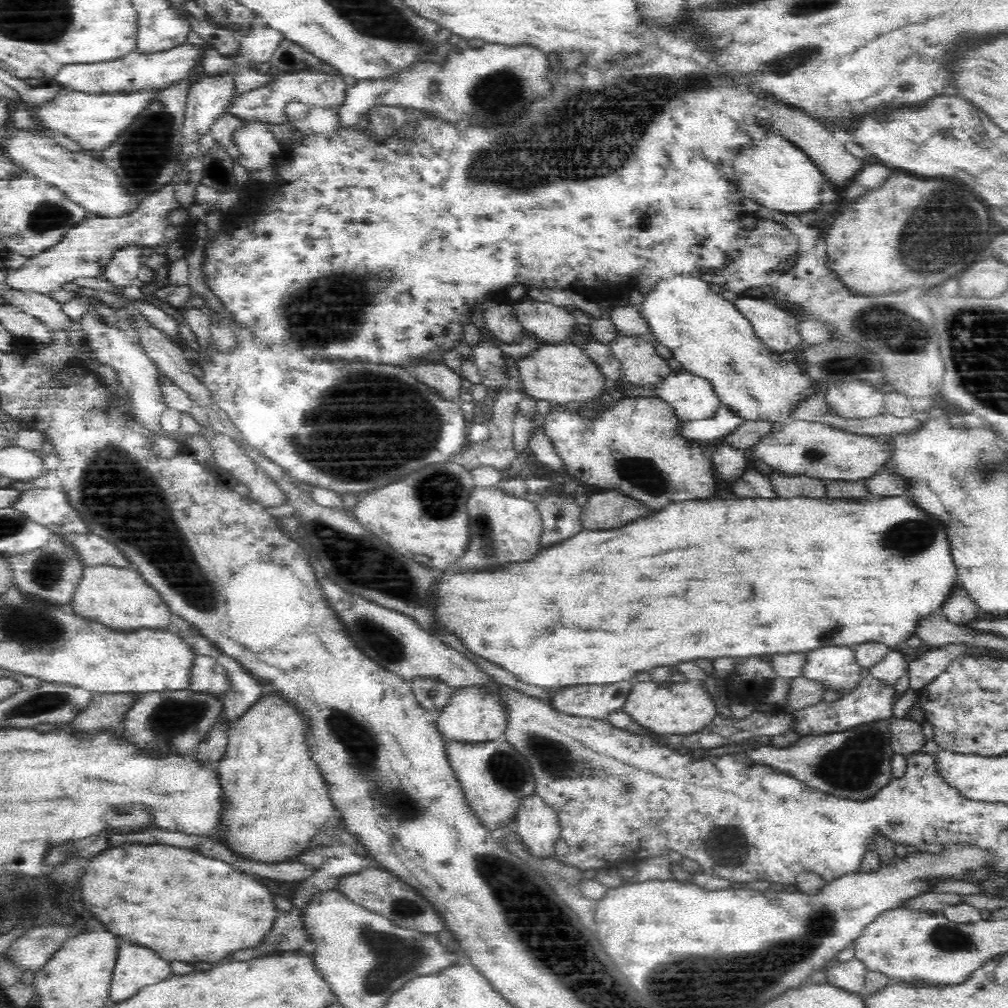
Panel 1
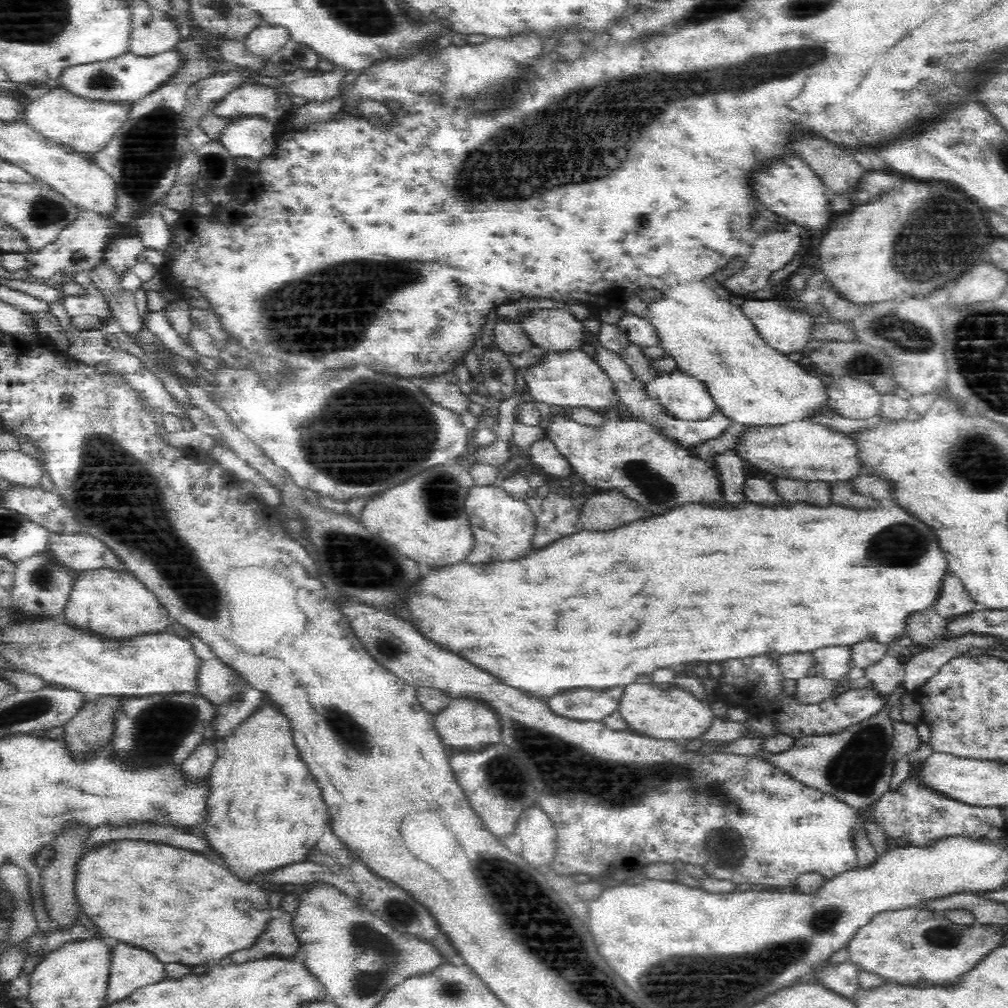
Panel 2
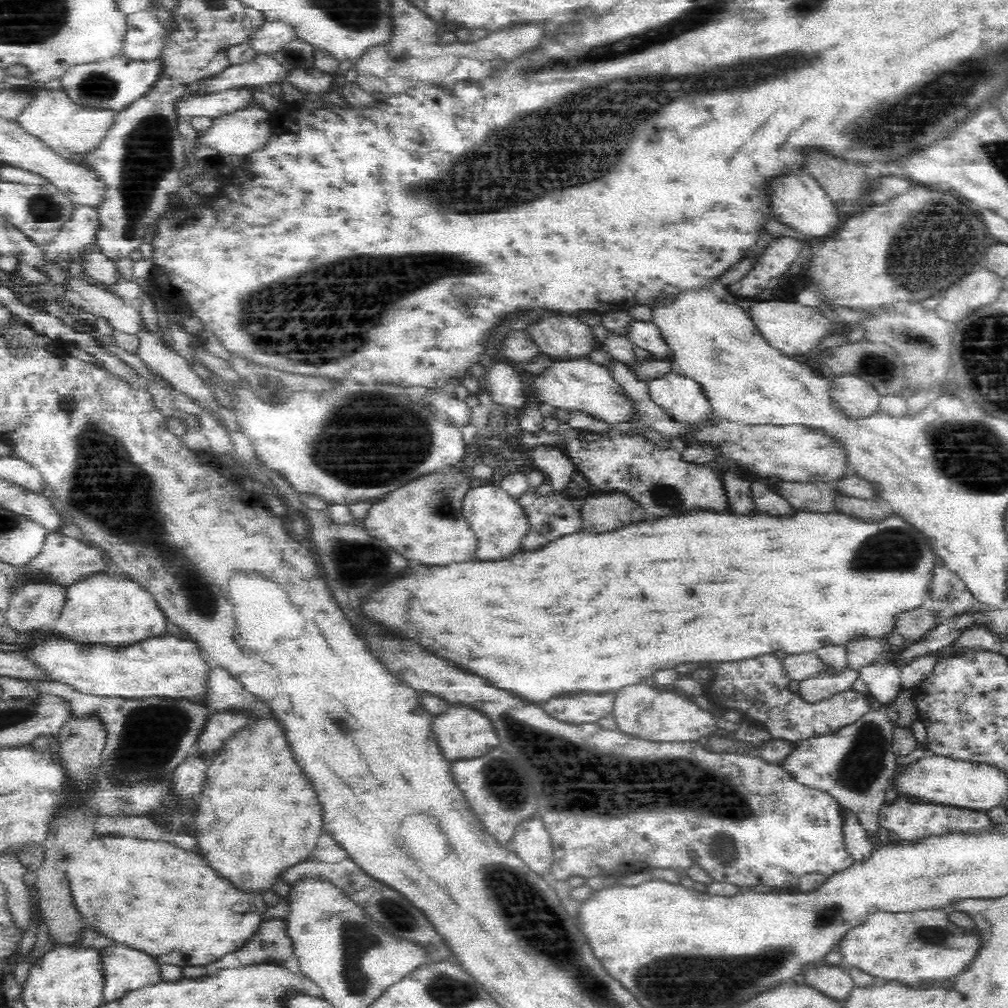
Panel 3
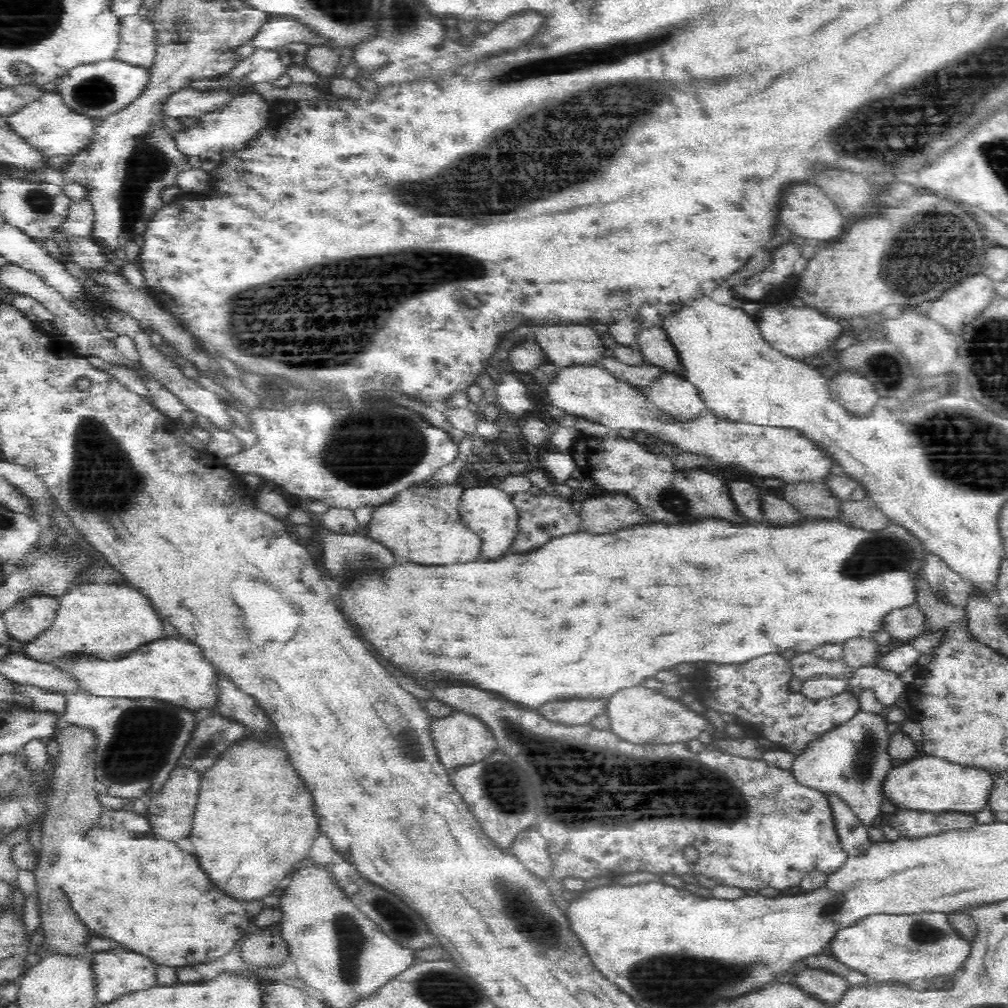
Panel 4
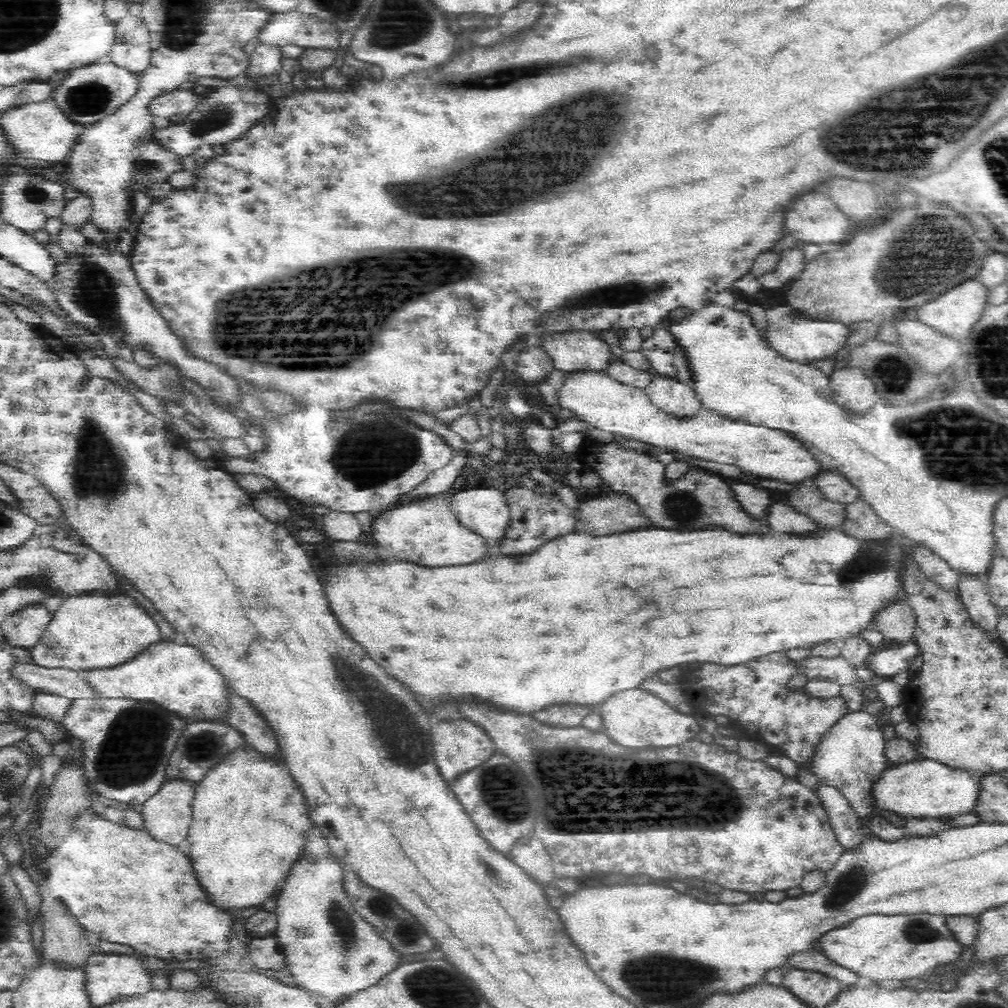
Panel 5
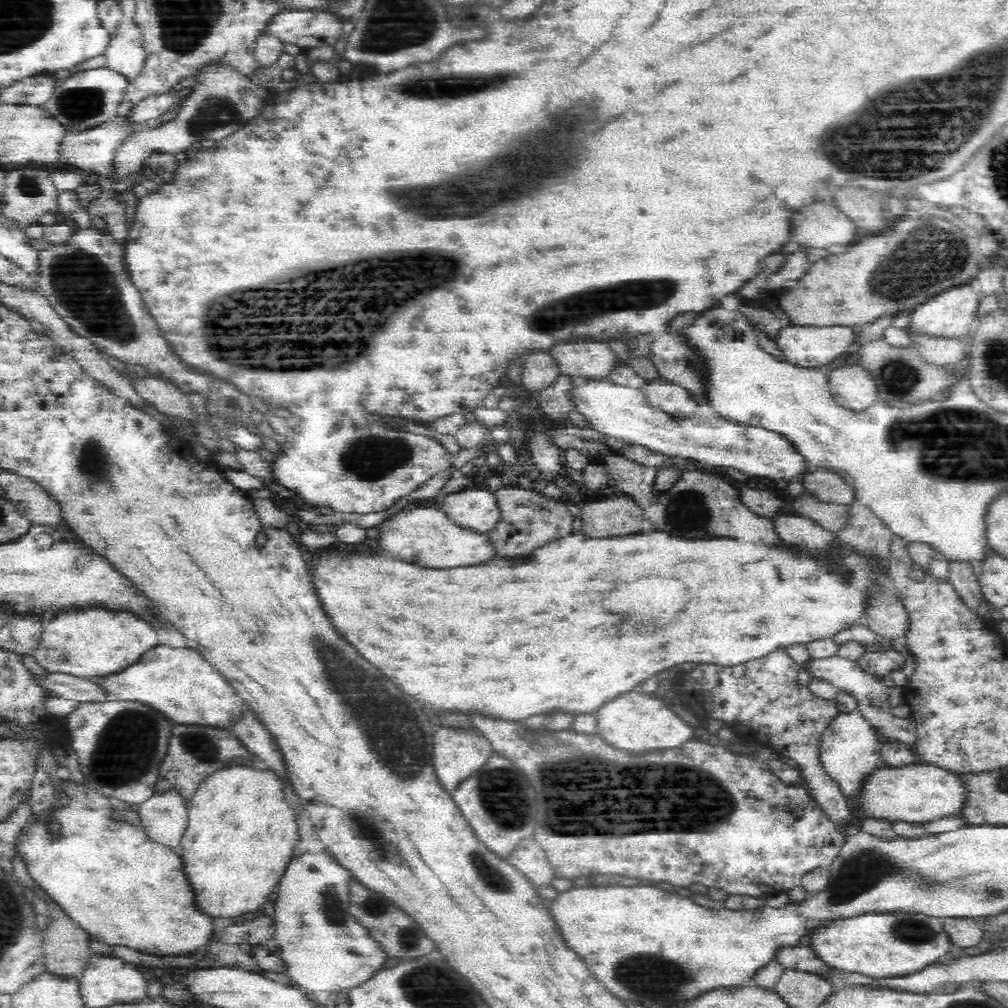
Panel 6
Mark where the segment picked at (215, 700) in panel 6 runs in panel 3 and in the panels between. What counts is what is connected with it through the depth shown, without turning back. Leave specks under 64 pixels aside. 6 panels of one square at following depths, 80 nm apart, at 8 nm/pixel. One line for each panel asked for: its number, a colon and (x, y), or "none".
3: (168, 667)
4: (172, 671)
5: (178, 678)

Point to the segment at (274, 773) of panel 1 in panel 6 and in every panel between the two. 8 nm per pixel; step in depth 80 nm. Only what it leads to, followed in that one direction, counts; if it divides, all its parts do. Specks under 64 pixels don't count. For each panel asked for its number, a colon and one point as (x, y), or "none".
2: (265, 812)
3: (257, 815)
4: (253, 823)
5: (248, 821)
6: (240, 833)

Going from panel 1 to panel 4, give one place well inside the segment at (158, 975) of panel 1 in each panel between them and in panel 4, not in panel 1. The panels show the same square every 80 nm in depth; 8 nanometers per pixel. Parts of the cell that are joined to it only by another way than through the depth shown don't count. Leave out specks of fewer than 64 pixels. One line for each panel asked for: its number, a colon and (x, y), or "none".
2: (131, 968)
3: (124, 969)
4: (118, 972)

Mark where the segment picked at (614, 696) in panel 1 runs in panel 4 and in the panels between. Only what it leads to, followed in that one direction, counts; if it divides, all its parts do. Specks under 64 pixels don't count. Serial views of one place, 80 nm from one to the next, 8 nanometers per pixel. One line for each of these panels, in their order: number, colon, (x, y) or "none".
2: (579, 705)
3: (577, 709)
4: (575, 712)

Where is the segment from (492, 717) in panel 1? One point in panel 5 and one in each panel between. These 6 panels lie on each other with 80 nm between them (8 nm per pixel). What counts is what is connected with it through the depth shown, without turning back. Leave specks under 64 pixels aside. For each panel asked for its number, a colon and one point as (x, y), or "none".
2: (466, 727)
3: (461, 733)
4: (460, 740)
5: (459, 747)

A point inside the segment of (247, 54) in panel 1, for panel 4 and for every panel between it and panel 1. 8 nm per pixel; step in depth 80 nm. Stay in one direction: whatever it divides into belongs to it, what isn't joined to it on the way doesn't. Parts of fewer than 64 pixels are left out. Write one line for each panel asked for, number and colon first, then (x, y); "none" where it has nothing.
2: (267, 38)
3: (274, 34)
4: (280, 29)

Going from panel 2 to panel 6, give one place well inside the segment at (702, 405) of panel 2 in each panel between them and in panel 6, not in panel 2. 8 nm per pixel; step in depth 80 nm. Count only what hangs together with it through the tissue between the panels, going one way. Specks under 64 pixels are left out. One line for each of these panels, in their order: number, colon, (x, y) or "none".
3: (681, 399)
4: (675, 395)
5: (679, 400)
6: (663, 396)

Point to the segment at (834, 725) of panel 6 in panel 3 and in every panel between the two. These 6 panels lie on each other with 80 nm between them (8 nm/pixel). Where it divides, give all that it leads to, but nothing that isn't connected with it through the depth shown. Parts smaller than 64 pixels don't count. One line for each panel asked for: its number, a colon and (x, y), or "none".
3: (854, 764)
4: (851, 759)
5: (851, 754)

